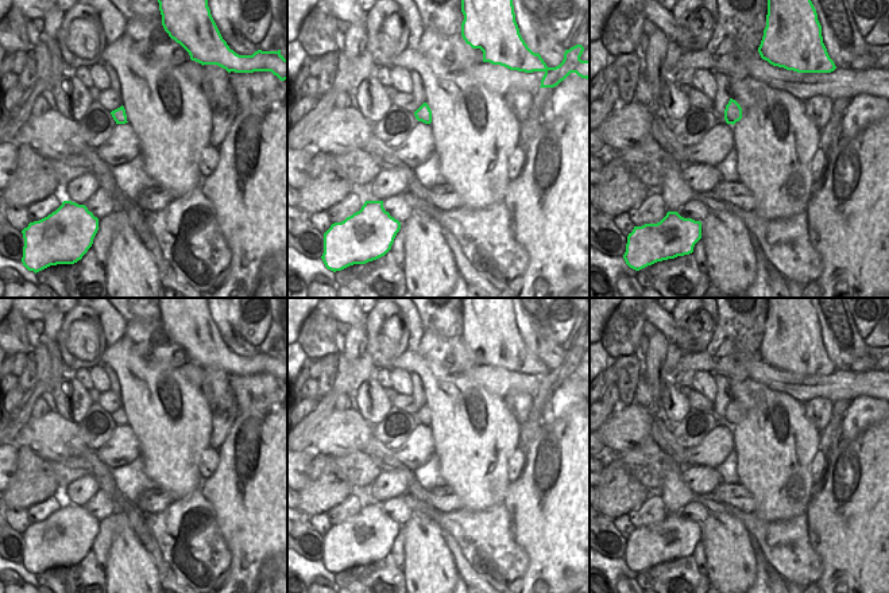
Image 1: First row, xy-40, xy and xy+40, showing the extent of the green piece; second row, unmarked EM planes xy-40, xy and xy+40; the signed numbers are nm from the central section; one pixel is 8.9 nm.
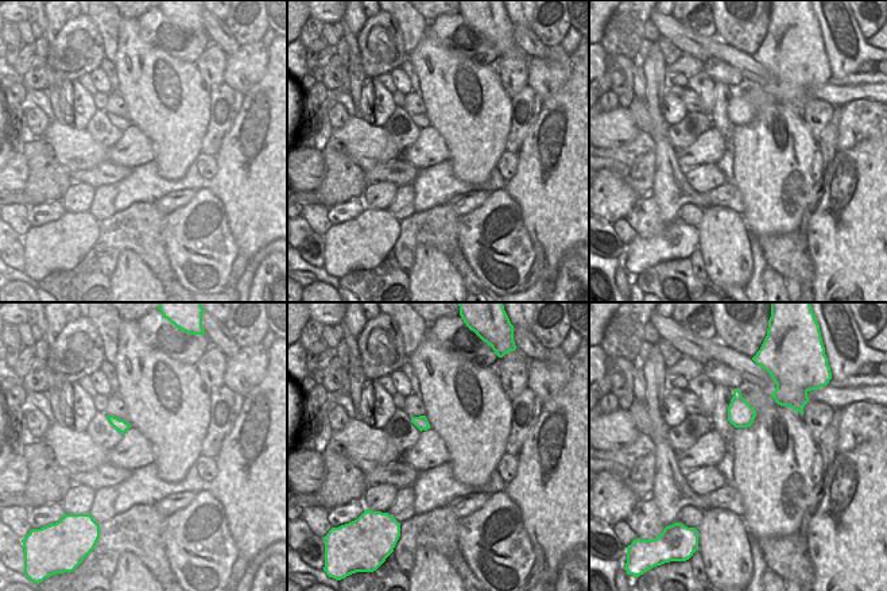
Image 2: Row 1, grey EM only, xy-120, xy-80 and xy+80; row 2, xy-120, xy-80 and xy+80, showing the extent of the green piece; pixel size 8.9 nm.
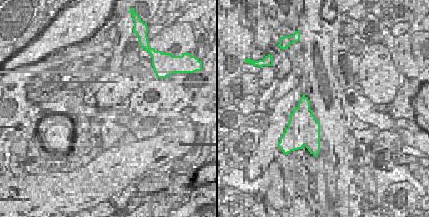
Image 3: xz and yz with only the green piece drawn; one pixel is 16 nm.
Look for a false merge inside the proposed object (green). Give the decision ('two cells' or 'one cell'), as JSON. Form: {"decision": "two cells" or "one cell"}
{"decision": "one cell"}

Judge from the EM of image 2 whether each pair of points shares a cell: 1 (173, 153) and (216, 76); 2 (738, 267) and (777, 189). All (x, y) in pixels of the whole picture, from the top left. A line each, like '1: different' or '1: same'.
1: different
2: different

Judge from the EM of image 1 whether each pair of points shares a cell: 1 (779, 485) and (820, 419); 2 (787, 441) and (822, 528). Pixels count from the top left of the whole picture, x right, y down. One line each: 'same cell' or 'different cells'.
1: different cells
2: different cells

